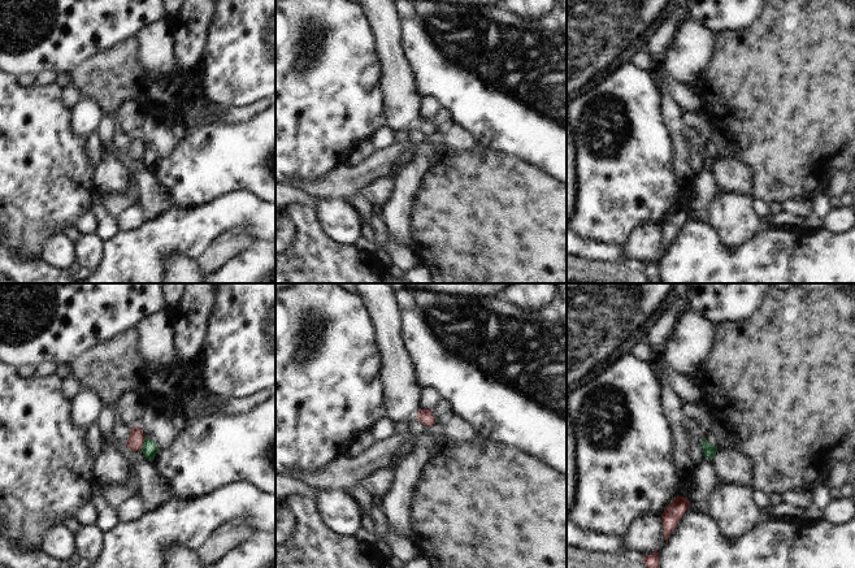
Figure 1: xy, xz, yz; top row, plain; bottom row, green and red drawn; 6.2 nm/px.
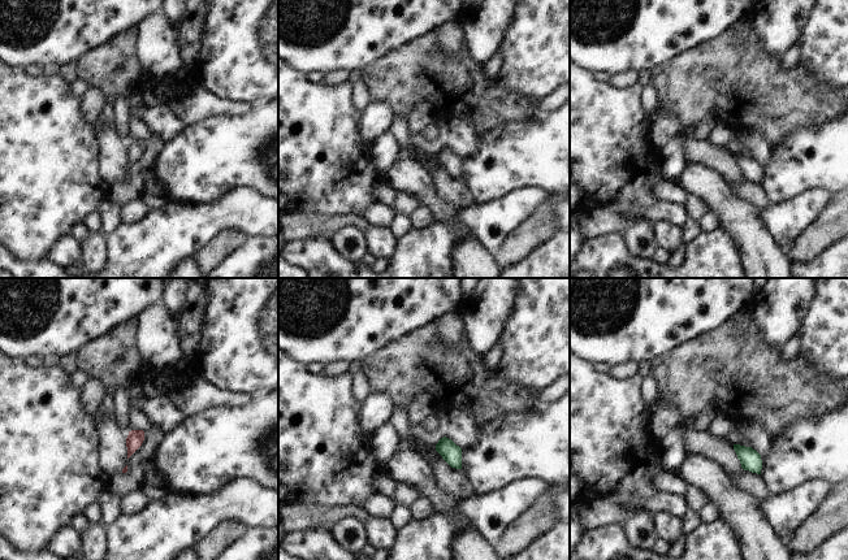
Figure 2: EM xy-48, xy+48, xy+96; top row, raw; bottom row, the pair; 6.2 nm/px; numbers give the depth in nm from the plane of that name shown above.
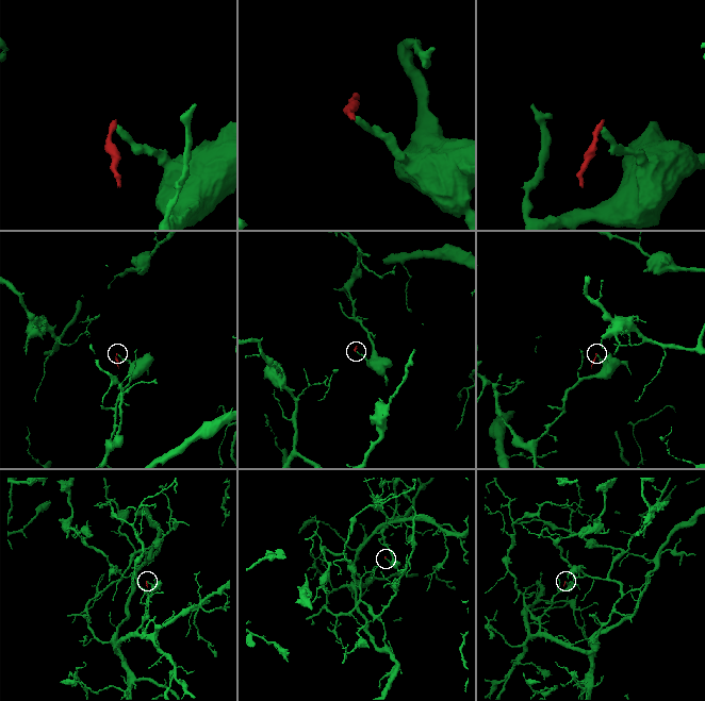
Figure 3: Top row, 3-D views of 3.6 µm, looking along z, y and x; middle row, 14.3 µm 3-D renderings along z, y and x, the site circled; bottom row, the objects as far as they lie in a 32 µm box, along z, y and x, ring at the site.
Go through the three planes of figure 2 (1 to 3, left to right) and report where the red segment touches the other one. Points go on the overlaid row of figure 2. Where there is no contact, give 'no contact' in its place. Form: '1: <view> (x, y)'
1: no contact
2: no contact
3: no contact

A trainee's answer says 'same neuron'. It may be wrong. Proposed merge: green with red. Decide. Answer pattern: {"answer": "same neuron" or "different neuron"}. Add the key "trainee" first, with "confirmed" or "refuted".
{"trainee": "refuted", "answer": "different neuron"}

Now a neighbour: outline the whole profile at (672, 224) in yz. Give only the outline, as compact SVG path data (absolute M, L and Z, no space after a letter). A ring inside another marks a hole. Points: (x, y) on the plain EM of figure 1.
M677 203L674 209L661 222L661 230L664 233L664 250L668 248L669 243L676 239L681 226L685 224L690 214L686 207Z

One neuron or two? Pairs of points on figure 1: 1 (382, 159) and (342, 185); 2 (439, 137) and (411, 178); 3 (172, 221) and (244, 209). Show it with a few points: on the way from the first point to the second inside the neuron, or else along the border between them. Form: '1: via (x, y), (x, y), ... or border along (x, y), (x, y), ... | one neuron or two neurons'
1: via (372, 168), (352, 180) | one neuron
2: border along (425, 142), (432, 146) | two neurons
3: via (190, 221), (207, 221), (226, 212) | one neuron

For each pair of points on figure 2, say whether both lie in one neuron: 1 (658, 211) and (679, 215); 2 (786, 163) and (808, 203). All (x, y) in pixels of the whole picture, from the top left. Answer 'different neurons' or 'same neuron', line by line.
1: same neuron
2: different neurons

